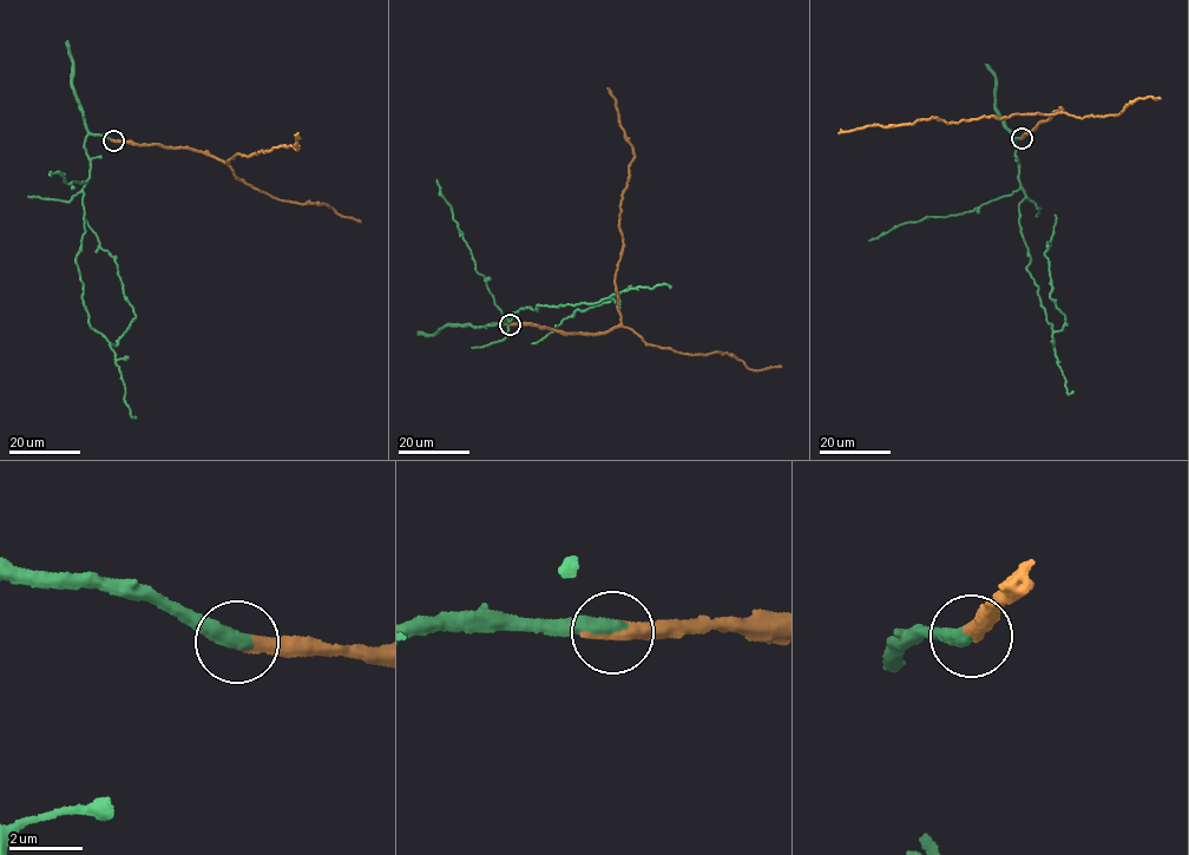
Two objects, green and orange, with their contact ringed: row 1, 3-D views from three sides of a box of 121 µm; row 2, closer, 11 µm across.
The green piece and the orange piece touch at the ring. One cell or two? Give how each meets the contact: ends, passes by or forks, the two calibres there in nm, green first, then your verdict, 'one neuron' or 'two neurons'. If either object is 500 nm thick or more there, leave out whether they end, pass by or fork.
green ends there; orange ends there; 480 nm thick on the green side, 440 nm on the other; one neuron

